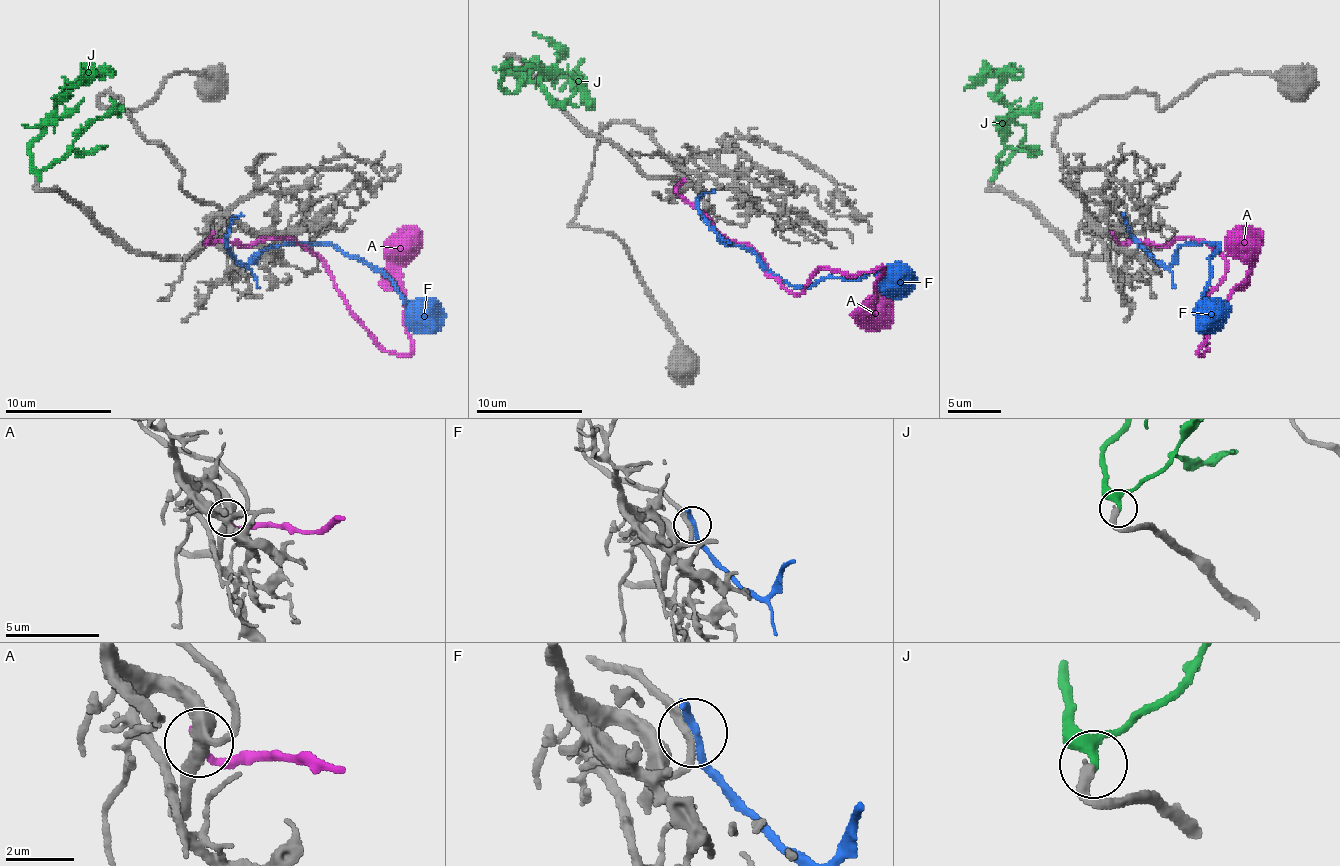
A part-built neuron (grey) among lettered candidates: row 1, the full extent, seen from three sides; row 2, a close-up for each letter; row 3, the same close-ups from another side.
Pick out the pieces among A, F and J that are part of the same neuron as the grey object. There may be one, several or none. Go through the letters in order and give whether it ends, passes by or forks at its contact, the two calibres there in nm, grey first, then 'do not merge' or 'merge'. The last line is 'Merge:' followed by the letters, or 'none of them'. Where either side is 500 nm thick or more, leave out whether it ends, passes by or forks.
A: it ends | 360/280 nm | do not merge
F: it passes by | 240/200 nm | do not merge
J: it passes by | 320/280 nm | merge
Merge: J

